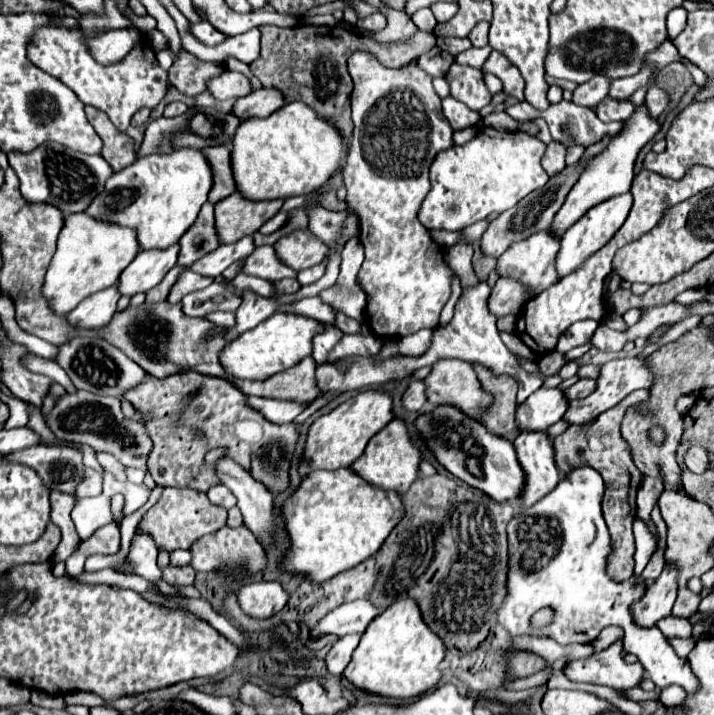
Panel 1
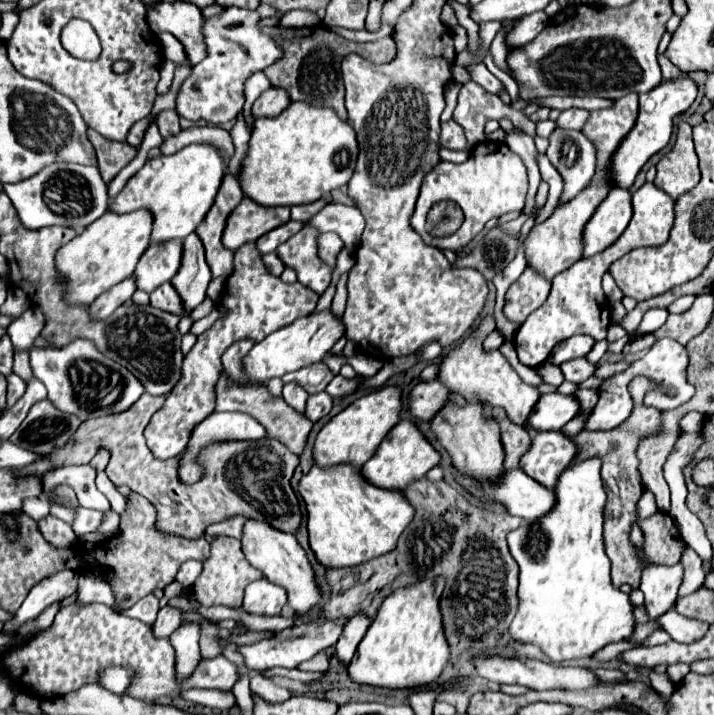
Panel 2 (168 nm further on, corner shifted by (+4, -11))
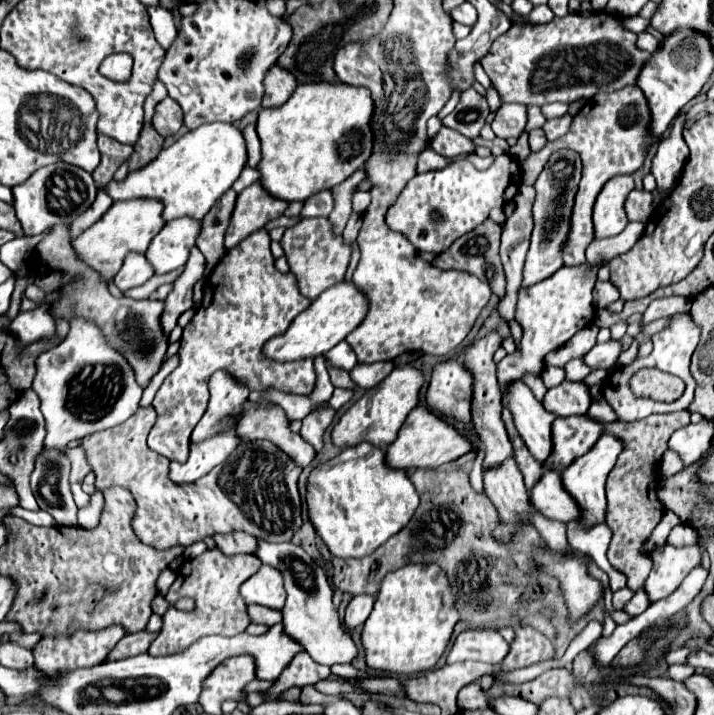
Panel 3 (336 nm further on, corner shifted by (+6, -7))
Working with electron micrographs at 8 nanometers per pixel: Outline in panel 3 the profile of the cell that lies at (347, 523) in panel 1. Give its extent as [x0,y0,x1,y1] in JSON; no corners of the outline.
[307,442,419,558]

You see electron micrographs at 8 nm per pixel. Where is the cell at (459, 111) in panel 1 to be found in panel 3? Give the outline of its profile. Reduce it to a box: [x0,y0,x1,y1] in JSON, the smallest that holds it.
[431,126,477,156]

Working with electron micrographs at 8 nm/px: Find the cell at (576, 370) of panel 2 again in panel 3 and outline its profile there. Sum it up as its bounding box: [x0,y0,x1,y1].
[583,340,621,370]

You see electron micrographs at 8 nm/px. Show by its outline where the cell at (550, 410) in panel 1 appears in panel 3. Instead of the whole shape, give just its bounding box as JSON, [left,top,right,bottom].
[543,382,589,416]

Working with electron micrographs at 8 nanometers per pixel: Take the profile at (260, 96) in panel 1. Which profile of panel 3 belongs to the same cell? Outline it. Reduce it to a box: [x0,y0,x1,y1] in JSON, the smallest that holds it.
[263,66,297,108]

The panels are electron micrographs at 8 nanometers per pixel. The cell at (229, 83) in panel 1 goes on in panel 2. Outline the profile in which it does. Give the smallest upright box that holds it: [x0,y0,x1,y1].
[175,8,283,126]

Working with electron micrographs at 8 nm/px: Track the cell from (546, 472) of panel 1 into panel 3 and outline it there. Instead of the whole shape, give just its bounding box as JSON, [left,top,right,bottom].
[545,416,603,470]

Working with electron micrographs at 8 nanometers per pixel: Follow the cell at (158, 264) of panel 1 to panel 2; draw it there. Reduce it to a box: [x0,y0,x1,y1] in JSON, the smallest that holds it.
[135,240,183,292]

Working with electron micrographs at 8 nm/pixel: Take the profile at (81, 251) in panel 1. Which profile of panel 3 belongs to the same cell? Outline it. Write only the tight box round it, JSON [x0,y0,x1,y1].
[71,198,163,282]

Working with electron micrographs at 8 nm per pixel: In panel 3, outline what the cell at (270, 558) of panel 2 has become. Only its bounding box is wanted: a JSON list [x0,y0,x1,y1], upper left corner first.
[257,540,357,664]

